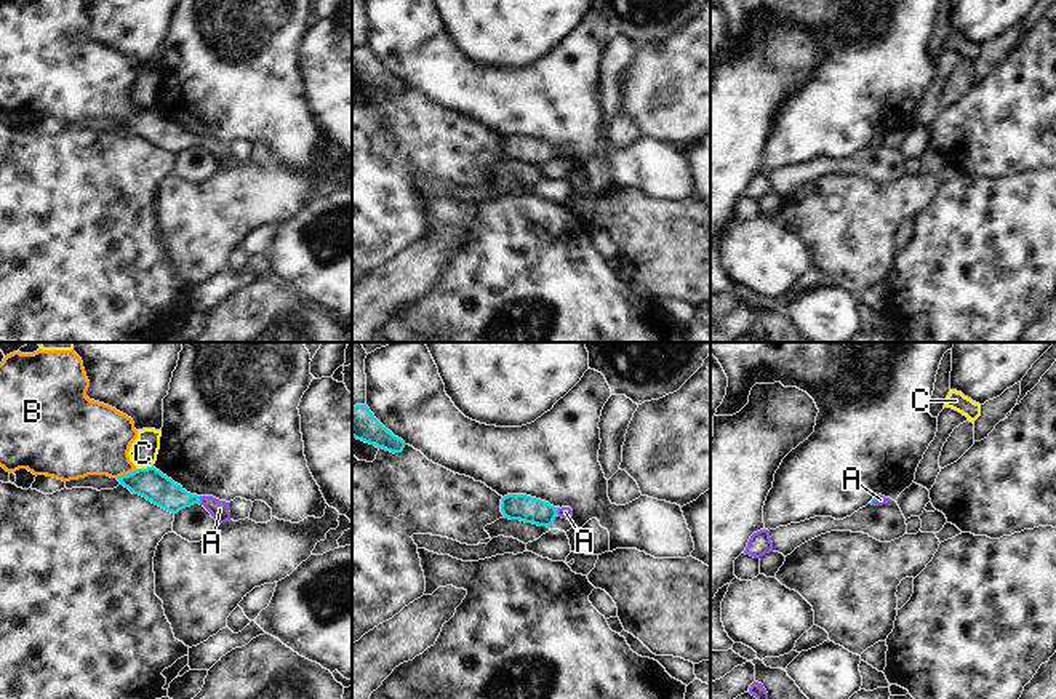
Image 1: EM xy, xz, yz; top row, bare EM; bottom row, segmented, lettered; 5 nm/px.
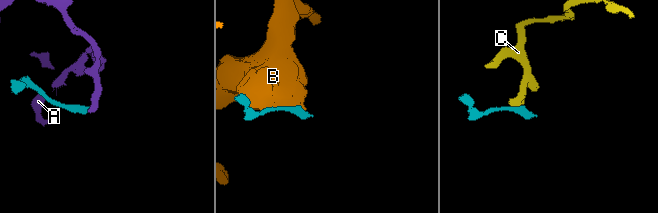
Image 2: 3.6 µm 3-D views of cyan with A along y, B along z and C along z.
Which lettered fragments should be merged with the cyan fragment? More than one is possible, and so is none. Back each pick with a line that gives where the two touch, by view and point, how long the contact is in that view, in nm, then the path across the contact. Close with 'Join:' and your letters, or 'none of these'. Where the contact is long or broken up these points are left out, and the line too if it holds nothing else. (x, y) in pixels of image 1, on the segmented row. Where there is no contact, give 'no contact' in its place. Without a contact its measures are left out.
A: xy (199, 499) | 40 nm | across xy (152, 485), (176, 499), (199, 499), (220, 509)
Join: A

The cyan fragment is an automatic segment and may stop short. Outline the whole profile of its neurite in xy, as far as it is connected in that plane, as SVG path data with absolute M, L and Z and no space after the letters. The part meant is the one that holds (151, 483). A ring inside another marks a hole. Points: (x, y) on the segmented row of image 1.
M154 465L138 469L128 475L118 477L117 480L133 494L139 494L171 513L178 513L186 507L200 504L218 523L226 523L230 520L229 502L219 501L213 496L190 494Z

